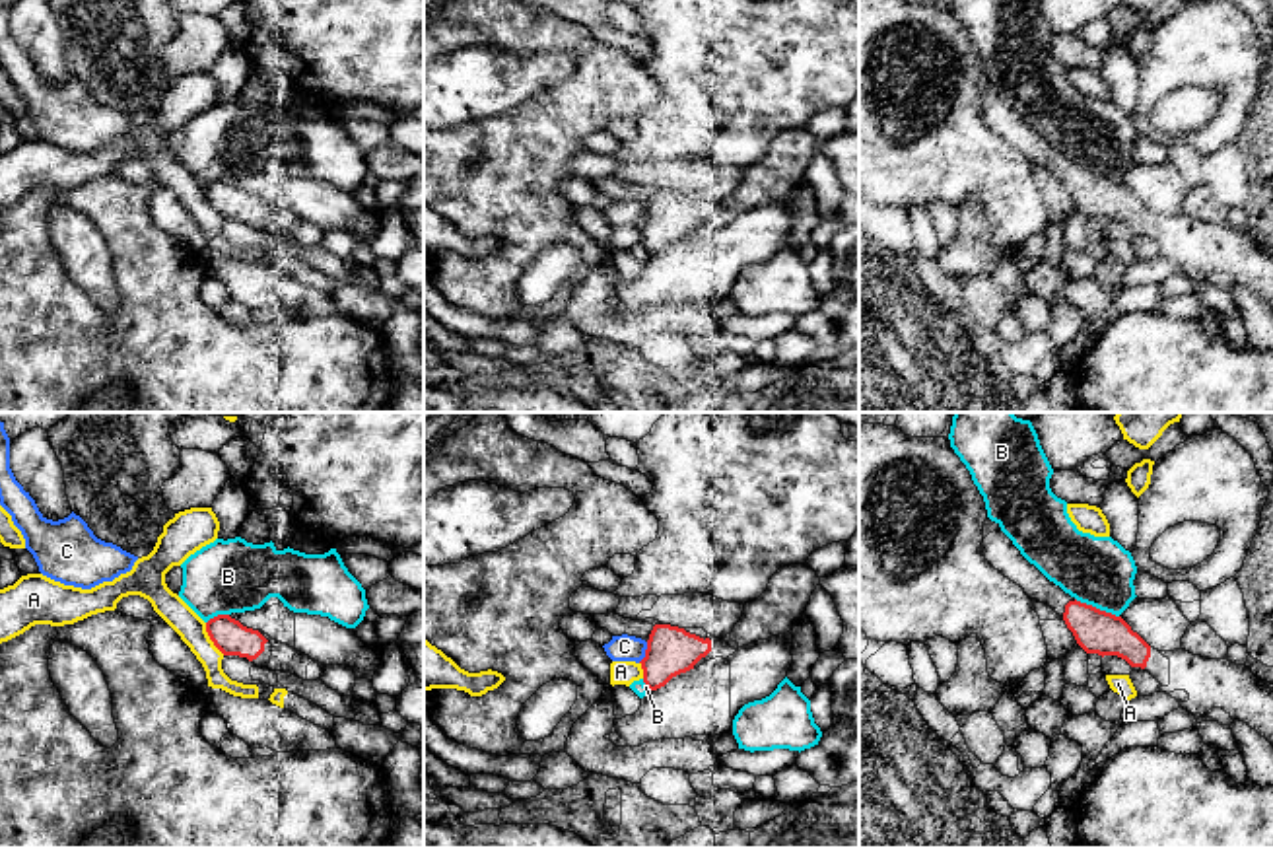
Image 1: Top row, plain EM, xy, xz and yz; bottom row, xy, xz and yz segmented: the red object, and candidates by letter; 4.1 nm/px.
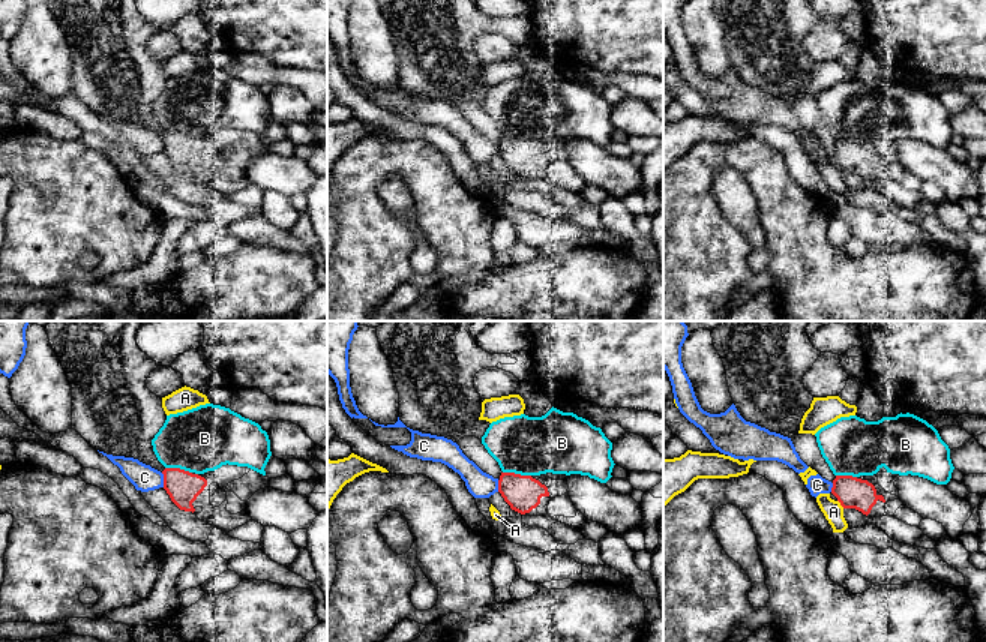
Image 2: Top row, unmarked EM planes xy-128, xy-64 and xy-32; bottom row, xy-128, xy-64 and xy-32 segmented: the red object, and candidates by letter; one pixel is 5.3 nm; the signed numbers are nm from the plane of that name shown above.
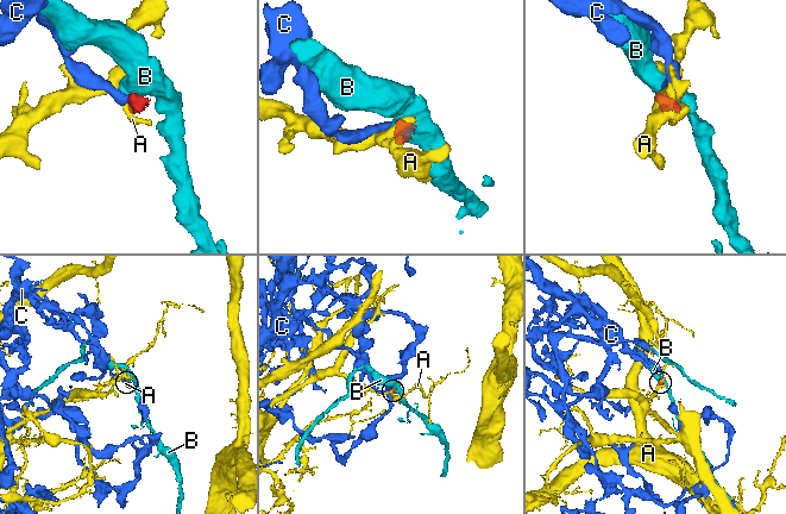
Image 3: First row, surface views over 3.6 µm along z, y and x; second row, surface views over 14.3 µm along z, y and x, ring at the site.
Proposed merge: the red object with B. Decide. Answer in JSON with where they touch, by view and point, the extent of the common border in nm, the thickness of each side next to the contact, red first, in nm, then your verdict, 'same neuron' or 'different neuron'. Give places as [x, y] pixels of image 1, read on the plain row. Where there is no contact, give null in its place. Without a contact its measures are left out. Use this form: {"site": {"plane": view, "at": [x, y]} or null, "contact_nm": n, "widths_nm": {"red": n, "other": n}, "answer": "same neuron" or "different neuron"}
{"site": {"plane": "yz", "at": [1095, 172]}, "contact_nm": 200, "widths_nm": {"red": 180, "other": 280}, "answer": "different neuron"}

